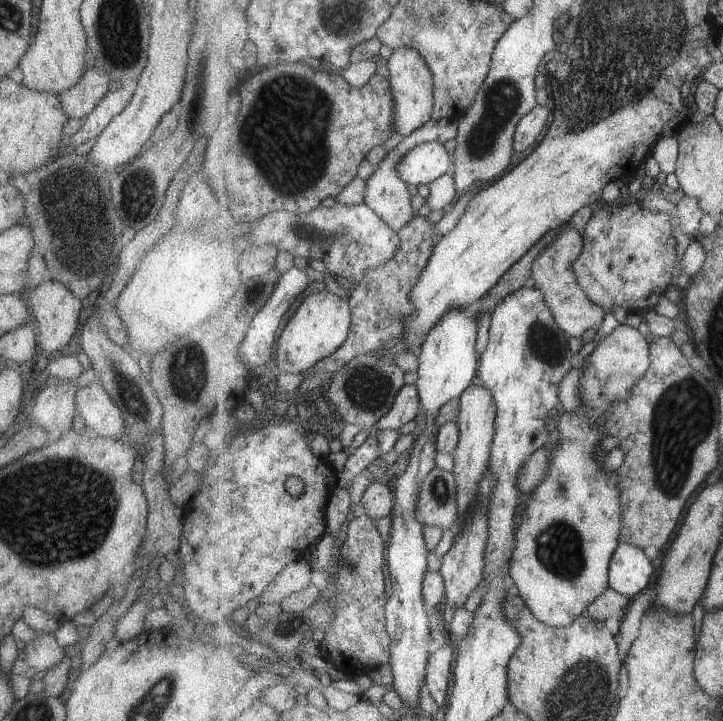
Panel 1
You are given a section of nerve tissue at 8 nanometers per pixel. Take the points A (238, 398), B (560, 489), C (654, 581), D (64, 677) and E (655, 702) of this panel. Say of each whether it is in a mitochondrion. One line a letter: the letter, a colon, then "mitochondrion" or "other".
A: other
B: mitochondrion
C: other
D: other
E: other

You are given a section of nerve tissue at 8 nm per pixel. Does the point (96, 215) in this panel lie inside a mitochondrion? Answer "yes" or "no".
yes

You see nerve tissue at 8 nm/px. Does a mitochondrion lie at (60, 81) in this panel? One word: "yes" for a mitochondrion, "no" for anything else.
no

